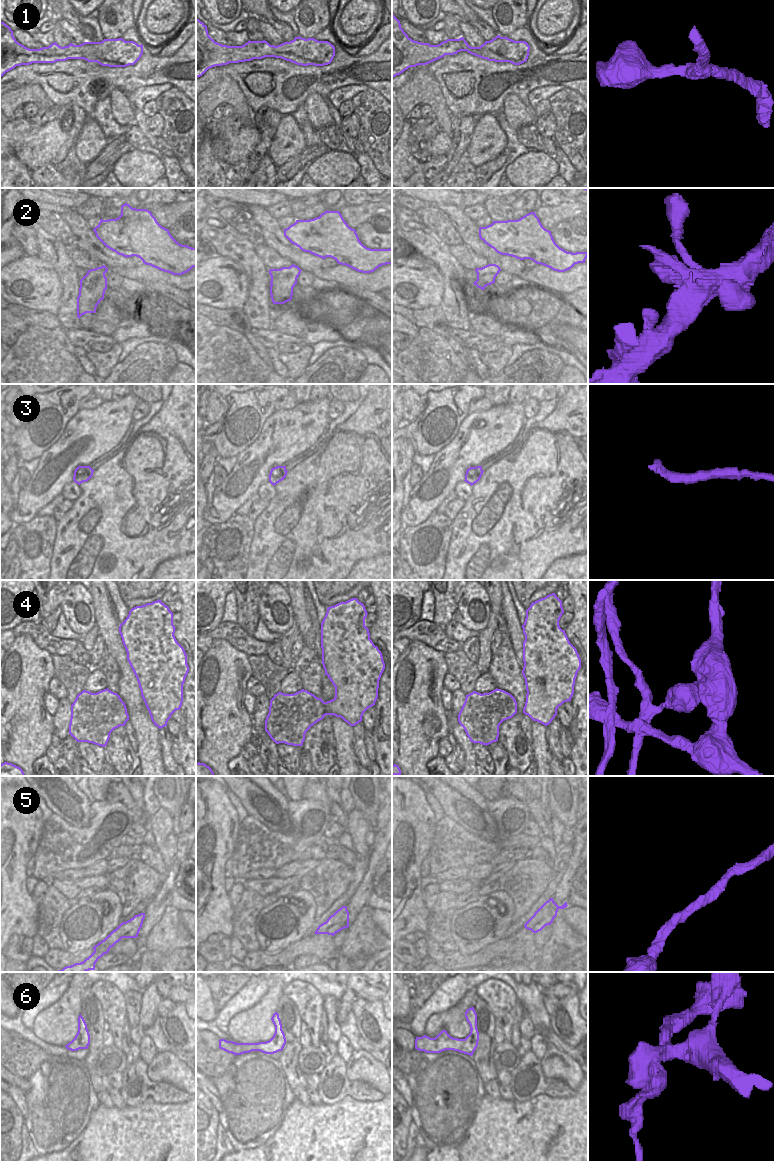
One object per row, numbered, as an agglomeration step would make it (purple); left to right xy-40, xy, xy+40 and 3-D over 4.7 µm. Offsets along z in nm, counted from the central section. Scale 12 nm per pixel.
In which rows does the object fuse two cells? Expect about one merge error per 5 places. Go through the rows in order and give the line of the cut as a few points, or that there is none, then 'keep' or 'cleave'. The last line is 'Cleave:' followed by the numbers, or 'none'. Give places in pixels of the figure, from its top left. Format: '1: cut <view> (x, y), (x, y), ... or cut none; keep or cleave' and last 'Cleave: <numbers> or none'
1: cut none; keep
2: cut none; keep
3: cut none; keep
4: cut xy (324, 702), (327, 714); cleave
5: cut none; keep
6: cut none; keep
Cleave: 4

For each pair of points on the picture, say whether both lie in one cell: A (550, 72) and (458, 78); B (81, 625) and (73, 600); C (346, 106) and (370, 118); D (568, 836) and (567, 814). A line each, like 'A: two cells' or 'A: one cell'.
A: one cell
B: one cell
C: two cells
D: two cells

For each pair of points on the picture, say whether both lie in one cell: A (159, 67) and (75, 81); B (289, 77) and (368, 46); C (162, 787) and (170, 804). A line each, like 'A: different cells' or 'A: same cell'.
A: same cell
B: different cells
C: same cell

